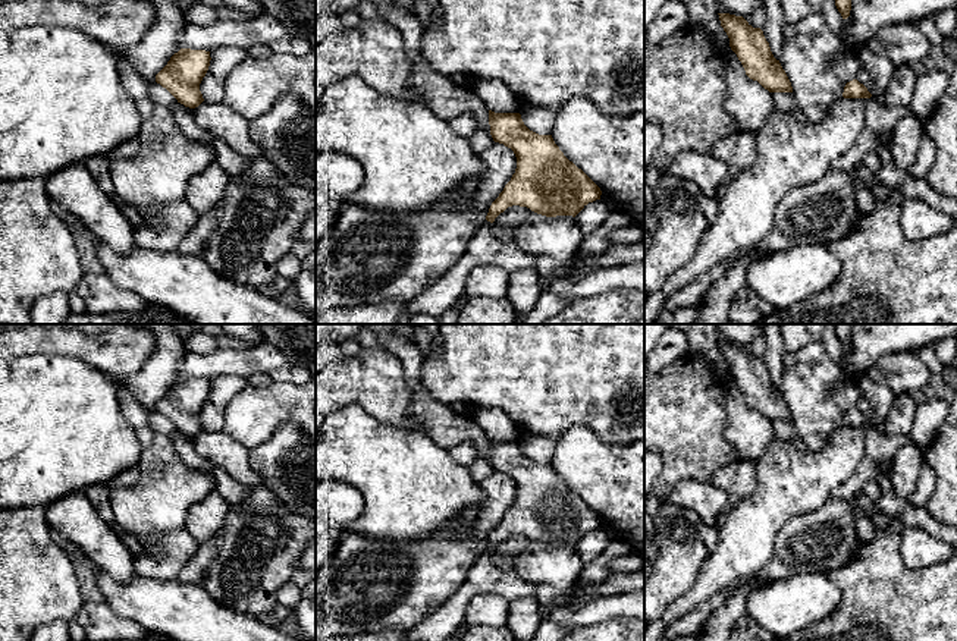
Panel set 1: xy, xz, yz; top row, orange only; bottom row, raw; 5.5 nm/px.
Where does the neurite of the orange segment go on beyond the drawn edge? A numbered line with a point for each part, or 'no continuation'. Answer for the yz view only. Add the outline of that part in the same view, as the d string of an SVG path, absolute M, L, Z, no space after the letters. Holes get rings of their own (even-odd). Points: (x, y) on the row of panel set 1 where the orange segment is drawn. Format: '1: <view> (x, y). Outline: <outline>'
1: yz (786, 101). Outline: M771 92L775 109L793 114L797 101L793 92Z

